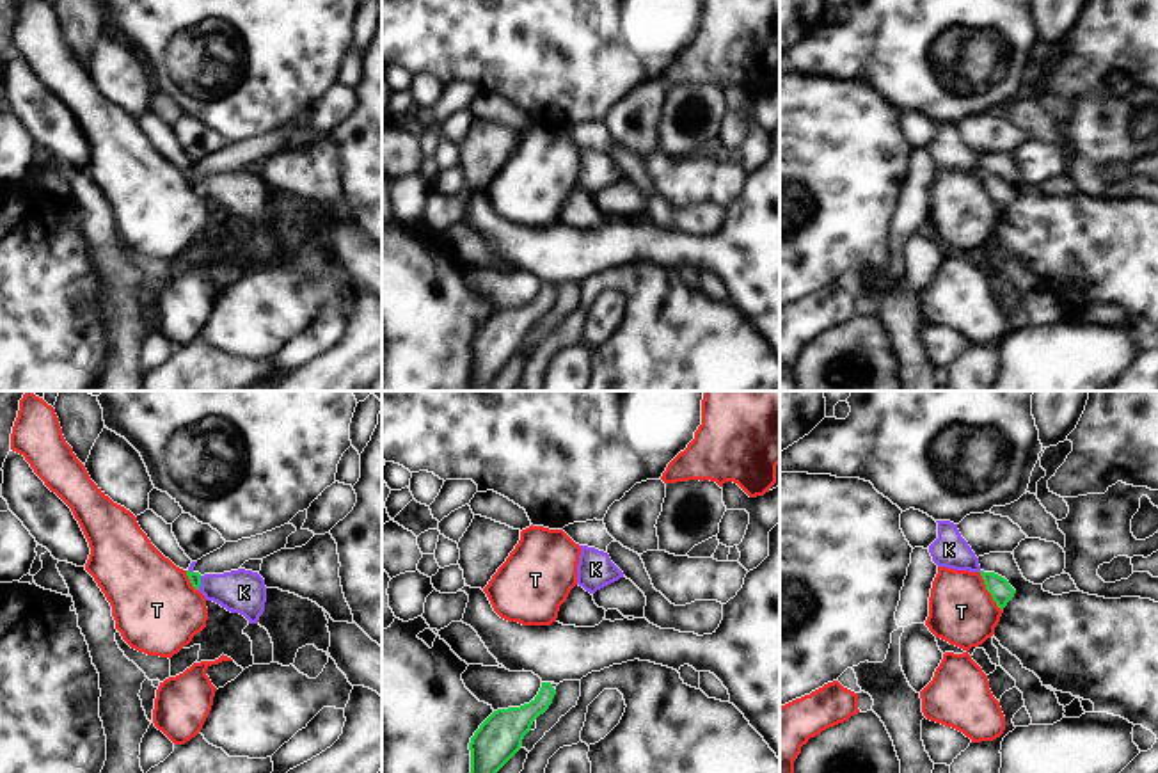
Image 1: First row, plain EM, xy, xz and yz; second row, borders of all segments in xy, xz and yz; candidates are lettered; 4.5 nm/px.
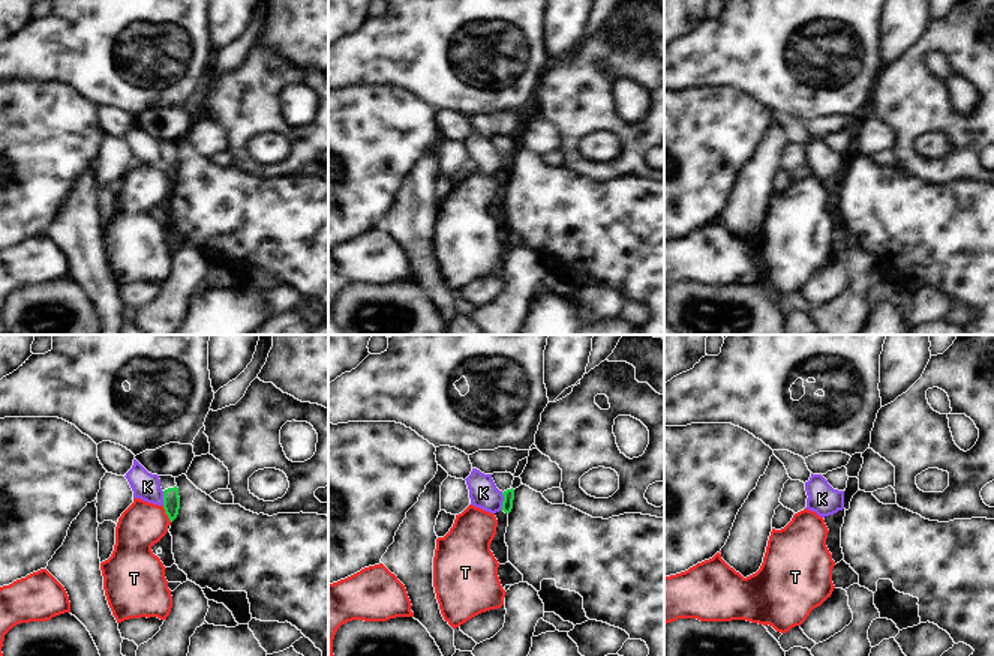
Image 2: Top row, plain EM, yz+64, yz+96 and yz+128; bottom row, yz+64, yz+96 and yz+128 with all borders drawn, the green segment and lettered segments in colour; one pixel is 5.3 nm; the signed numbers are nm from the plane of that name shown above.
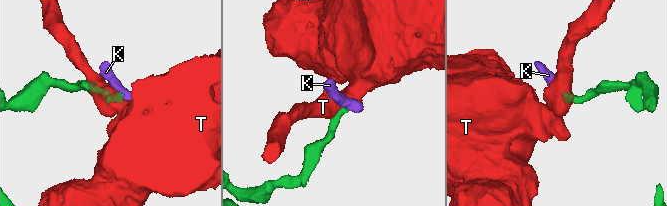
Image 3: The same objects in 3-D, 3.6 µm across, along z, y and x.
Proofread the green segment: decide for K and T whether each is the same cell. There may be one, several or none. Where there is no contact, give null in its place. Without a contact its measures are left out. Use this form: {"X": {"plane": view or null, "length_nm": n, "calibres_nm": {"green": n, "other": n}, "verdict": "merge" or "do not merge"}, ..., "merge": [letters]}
{"K": {"plane": "xy", "length_nm": 70, "calibres_nm": {"green": 50, "other": 200}, "verdict": "do not merge"}, "T": {"plane": "yz", "length_nm": 200, "calibres_nm": {"green": 100, "other": 300}, "verdict": "do not merge"}, "merge": []}

